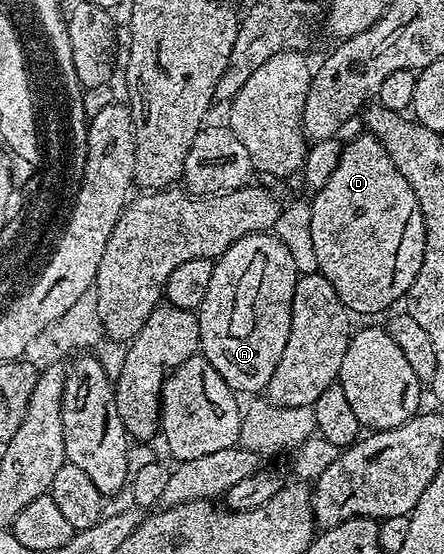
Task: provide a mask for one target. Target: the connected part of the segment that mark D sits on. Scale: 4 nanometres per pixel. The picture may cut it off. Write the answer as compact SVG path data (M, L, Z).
M360 134L341 150L339 166L331 170L331 178L322 188L312 193L309 209L311 210L311 243L315 246L317 271L335 286L335 294L348 308L350 313L361 316L373 316L384 308L392 306L396 300L404 301L409 294L419 266L423 266L425 249L425 223L415 190L399 174L391 154L374 136Z

